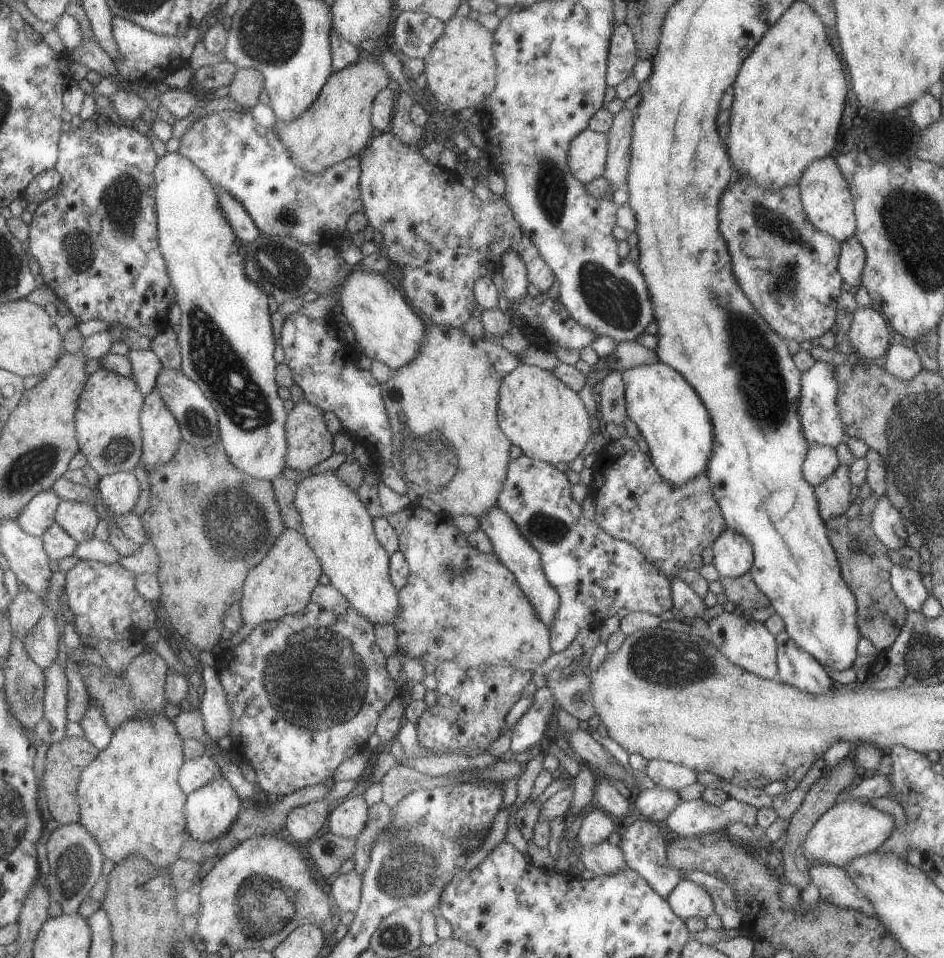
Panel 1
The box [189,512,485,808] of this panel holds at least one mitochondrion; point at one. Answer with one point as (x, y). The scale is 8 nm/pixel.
(318, 677)

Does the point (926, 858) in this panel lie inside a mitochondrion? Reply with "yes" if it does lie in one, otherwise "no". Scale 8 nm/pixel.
no

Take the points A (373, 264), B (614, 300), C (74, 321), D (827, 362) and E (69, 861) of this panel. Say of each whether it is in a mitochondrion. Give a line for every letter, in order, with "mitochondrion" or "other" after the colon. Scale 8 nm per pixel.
A: other
B: mitochondrion
C: other
D: other
E: mitochondrion

